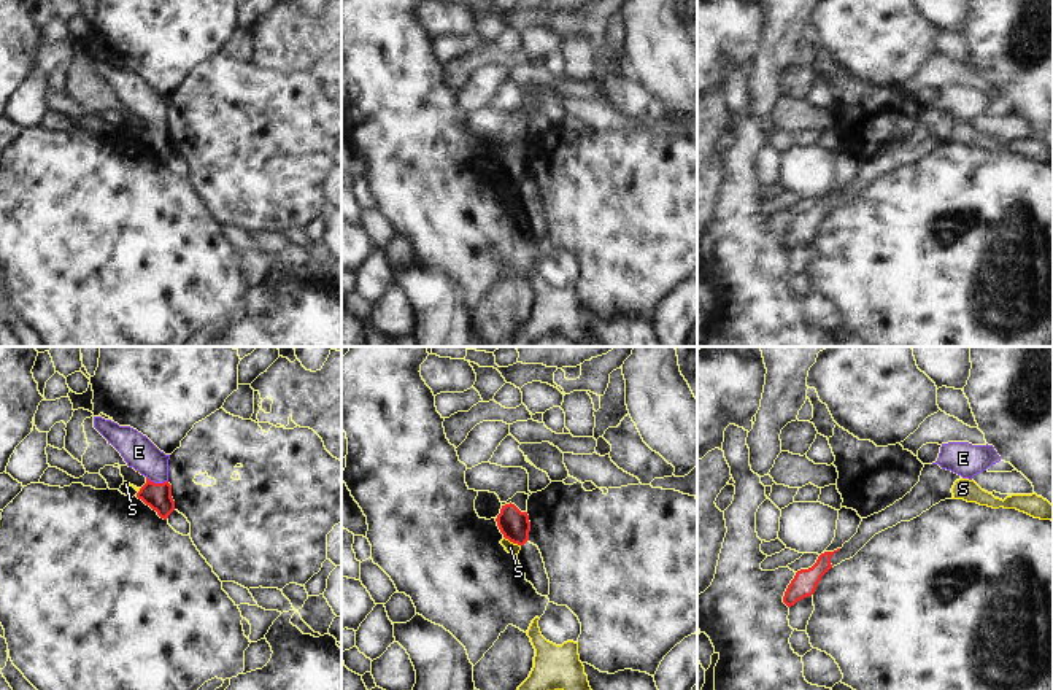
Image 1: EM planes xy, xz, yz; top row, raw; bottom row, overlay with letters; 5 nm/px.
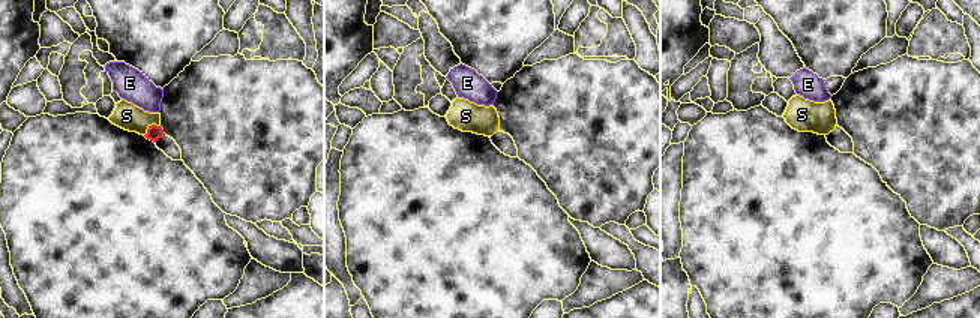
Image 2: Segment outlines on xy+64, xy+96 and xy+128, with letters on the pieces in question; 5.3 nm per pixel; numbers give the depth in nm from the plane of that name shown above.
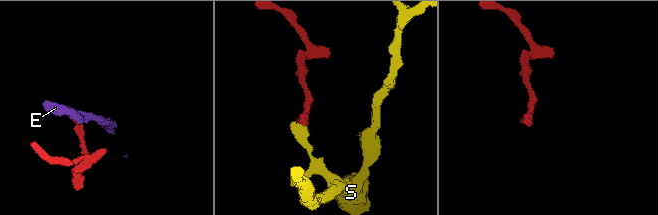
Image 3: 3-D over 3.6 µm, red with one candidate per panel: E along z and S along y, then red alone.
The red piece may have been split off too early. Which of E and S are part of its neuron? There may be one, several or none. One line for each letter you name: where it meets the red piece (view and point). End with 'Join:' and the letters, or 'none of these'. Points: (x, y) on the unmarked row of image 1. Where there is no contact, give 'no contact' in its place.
E: meets red in xy at (158, 127)
Join: E

